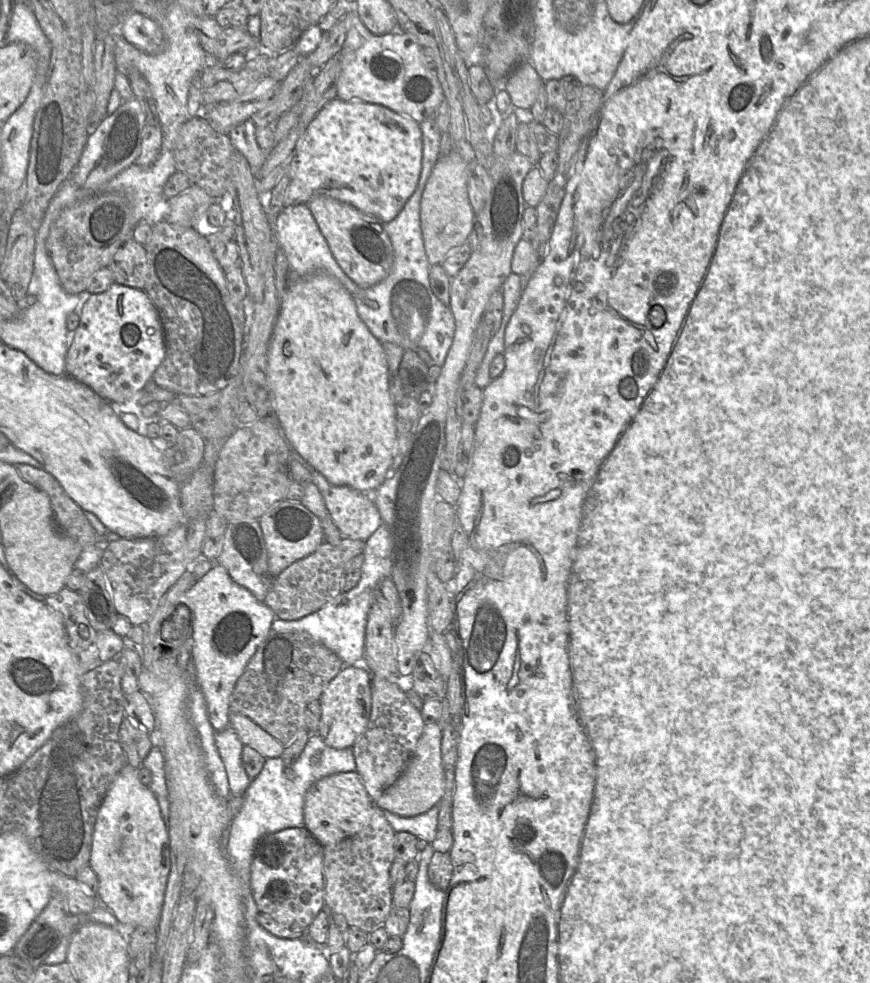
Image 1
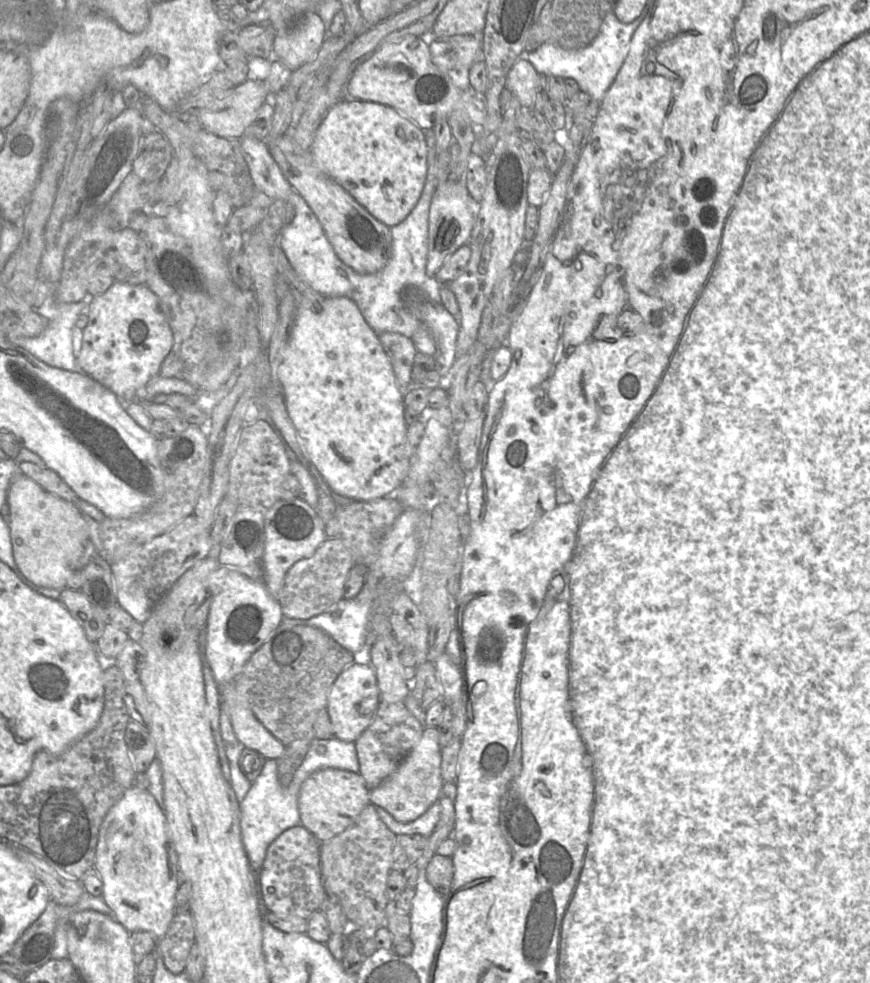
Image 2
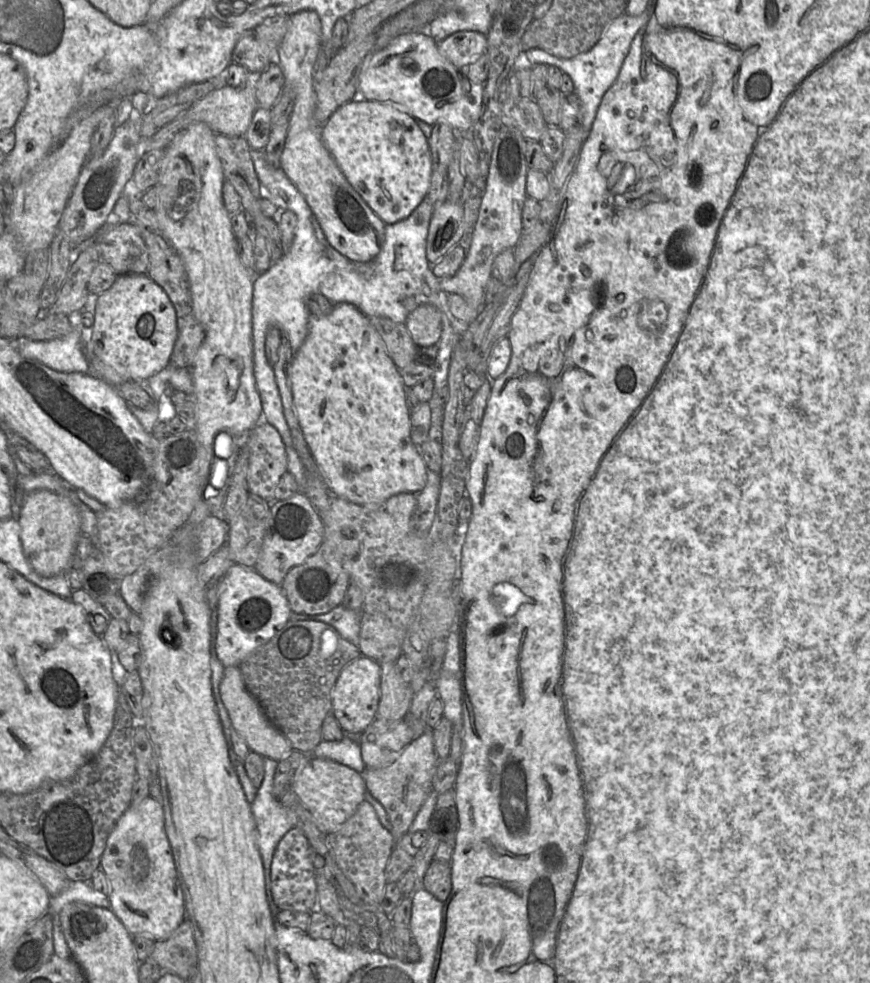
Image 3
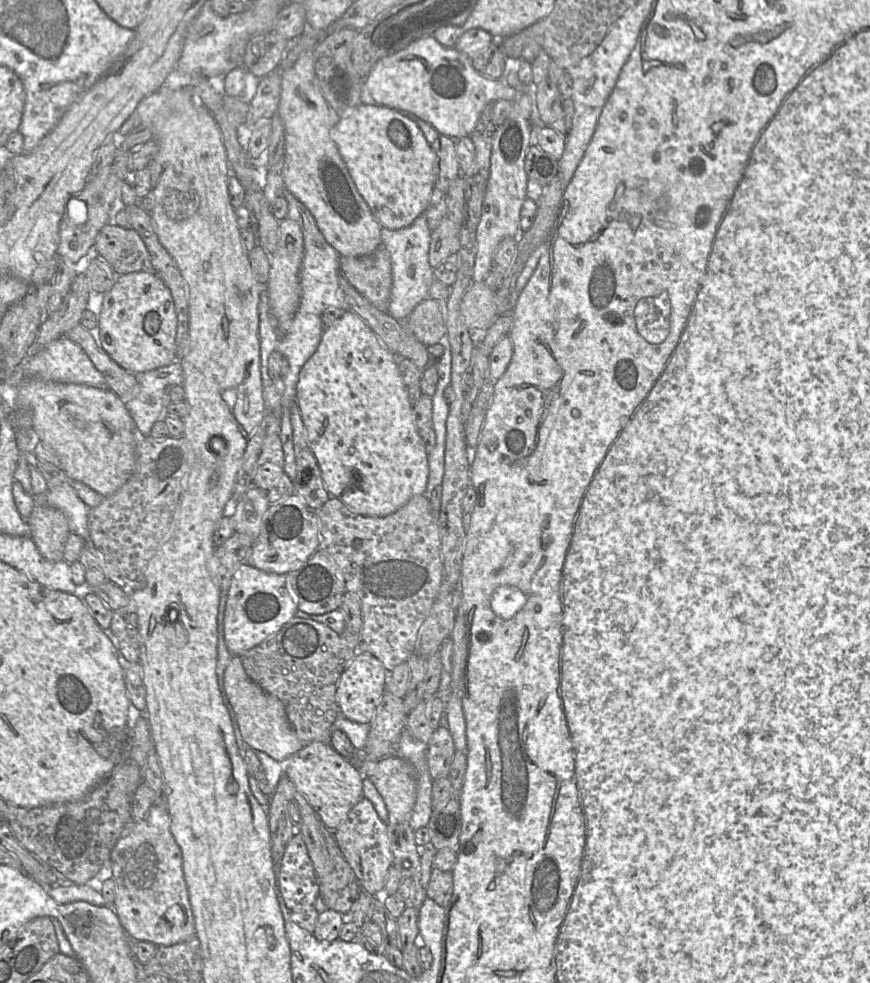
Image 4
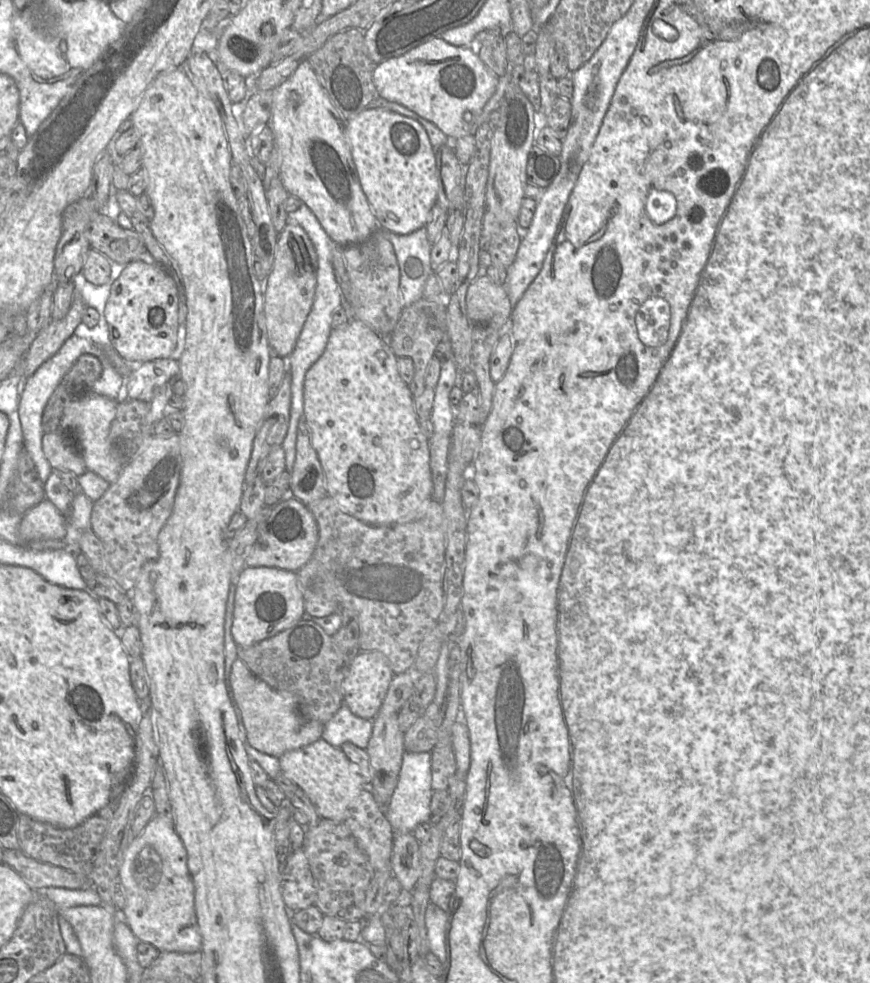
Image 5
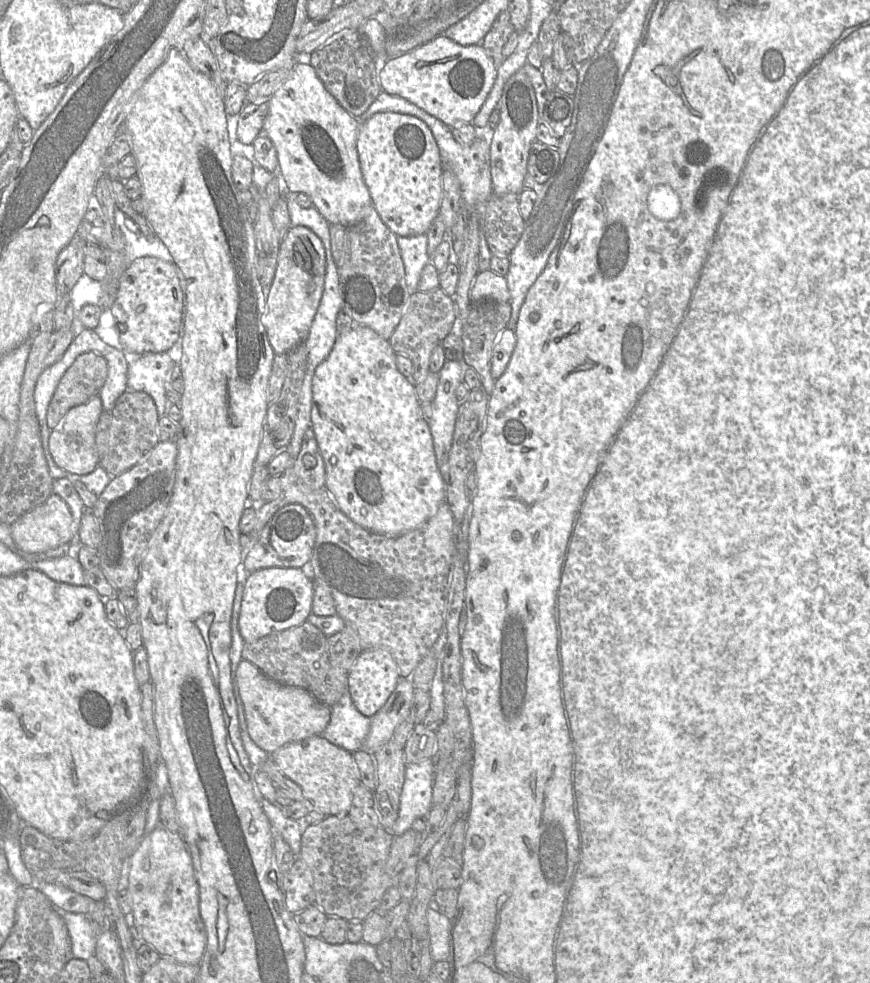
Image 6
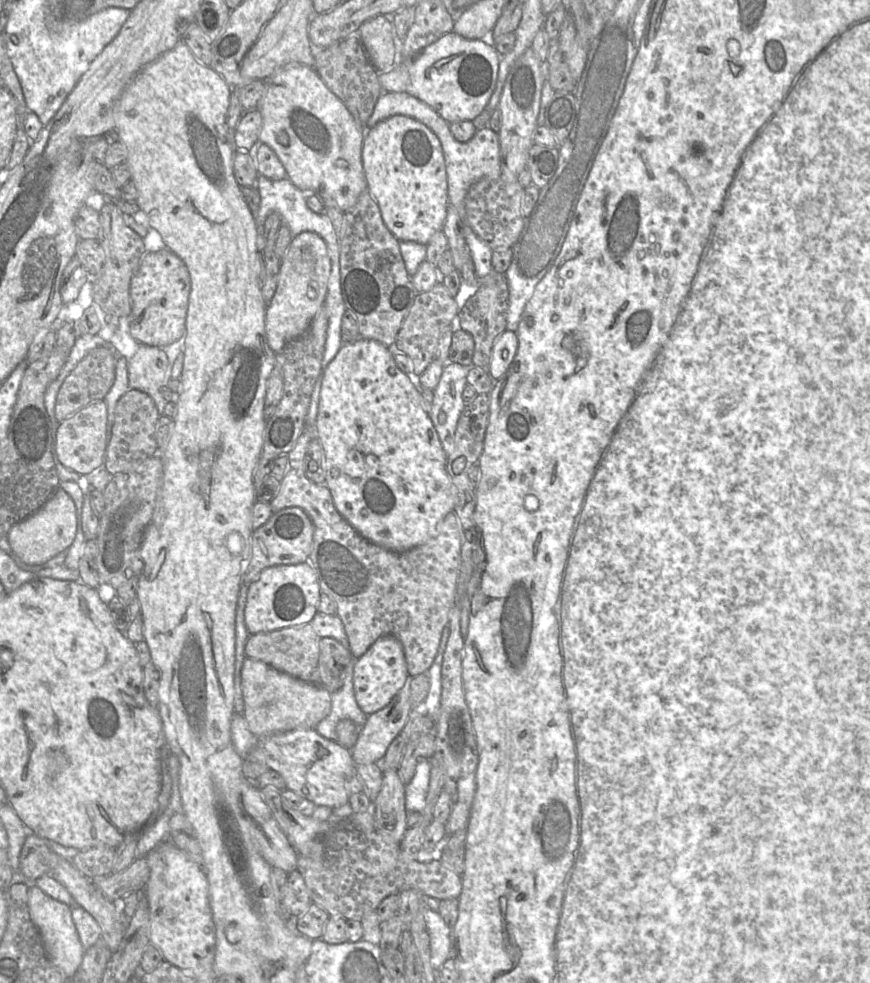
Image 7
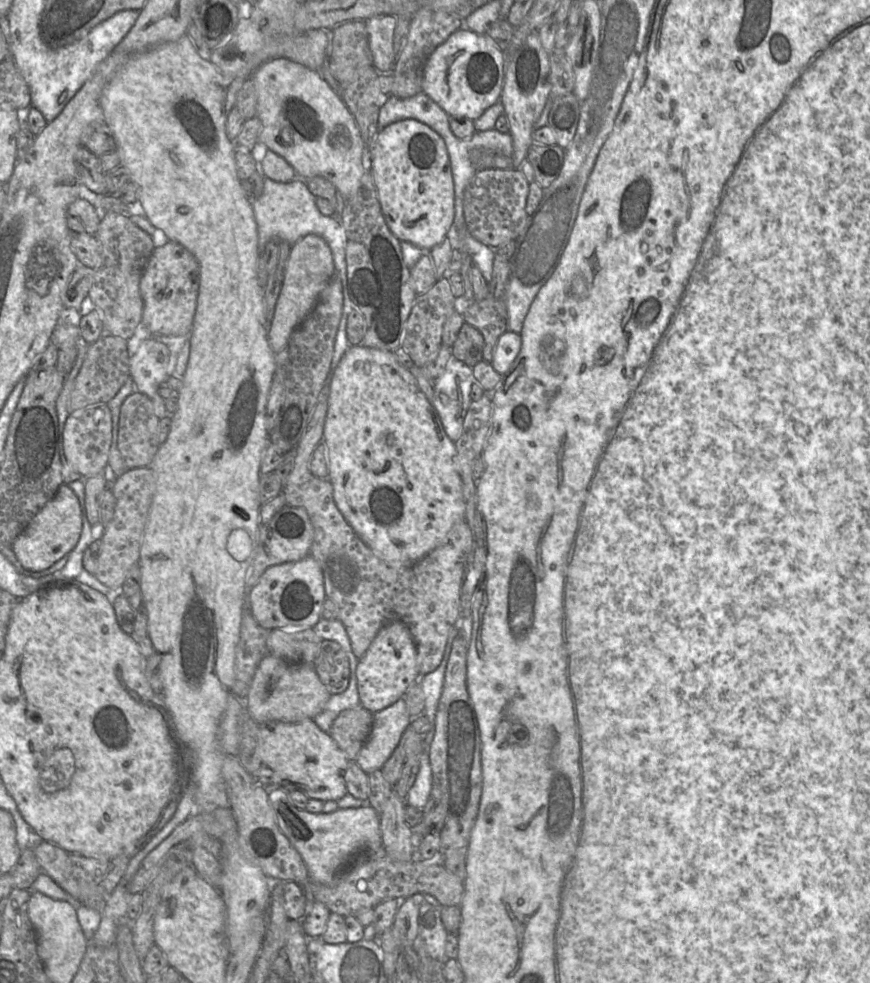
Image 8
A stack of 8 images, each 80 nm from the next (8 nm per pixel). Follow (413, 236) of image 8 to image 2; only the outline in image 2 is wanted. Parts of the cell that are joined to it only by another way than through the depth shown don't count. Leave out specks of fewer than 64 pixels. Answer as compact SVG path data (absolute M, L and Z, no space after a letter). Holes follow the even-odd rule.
M344 100L332 106L317 128L309 152L317 167L324 174L340 184L374 218L388 227L401 223L413 210L422 194L427 177L427 147L422 130L407 119L402 118L393 108L376 102Z

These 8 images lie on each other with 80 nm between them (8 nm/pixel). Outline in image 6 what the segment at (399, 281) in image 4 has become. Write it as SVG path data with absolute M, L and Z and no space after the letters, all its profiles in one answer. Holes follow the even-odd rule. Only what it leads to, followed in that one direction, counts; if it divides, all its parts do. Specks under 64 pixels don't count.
M427 235L397 236L397 243L404 264L405 278L411 294L418 291L418 283L425 265L431 262L427 253Z

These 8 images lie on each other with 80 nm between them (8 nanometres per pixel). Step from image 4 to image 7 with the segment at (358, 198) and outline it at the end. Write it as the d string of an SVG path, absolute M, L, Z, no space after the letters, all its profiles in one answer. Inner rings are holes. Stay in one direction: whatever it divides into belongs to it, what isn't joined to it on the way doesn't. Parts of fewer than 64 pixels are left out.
M288 65L288 67L261 80L266 81L266 91L257 108L262 115L262 127L258 140L268 145L275 152L286 170L287 178L297 188L303 191L313 191L321 200L322 198L332 198L342 211L348 211L353 208L362 191L368 188L362 163L362 147L365 134L370 128L363 128L355 121L346 106L329 90L313 67L308 67L306 65Z

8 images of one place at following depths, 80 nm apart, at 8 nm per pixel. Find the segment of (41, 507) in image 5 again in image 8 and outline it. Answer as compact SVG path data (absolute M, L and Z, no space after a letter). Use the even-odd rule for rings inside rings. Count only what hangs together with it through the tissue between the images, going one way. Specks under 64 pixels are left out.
M62 483L55 495L31 519L26 528L13 541L11 548L20 563L28 570L42 571L76 546L82 530L82 511L75 492Z

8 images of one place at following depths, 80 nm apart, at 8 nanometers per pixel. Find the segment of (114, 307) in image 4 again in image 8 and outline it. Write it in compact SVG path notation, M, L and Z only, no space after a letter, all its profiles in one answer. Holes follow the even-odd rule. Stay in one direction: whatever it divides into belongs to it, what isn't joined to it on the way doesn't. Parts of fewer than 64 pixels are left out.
M169 240L165 245L155 248L144 267L139 284L143 300L142 328L156 337L189 333L197 306L199 282L199 263L184 246Z

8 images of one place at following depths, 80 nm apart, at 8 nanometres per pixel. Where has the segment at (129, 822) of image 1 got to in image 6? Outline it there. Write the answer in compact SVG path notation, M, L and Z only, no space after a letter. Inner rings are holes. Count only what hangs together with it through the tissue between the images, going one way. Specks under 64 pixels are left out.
M162 825L143 837L126 864L127 890L132 897L130 924L138 941L151 945L161 957L185 965L200 965L207 945L207 934L200 915L199 886L189 849L181 836Z

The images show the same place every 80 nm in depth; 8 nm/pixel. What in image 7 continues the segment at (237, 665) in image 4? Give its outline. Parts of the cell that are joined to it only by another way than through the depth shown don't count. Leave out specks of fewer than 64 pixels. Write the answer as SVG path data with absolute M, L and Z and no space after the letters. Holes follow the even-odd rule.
M246 658L241 669L244 717L259 739L294 729L315 729L331 710L331 693L323 686L299 680L264 662Z

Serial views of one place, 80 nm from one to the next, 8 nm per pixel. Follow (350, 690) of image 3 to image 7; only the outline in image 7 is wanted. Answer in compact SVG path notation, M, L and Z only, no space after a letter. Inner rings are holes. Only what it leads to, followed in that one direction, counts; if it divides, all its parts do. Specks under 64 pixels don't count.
M385 635L376 640L372 646L354 663L354 696L359 708L368 716L385 706L403 688L408 678L407 664L403 647L399 640Z

